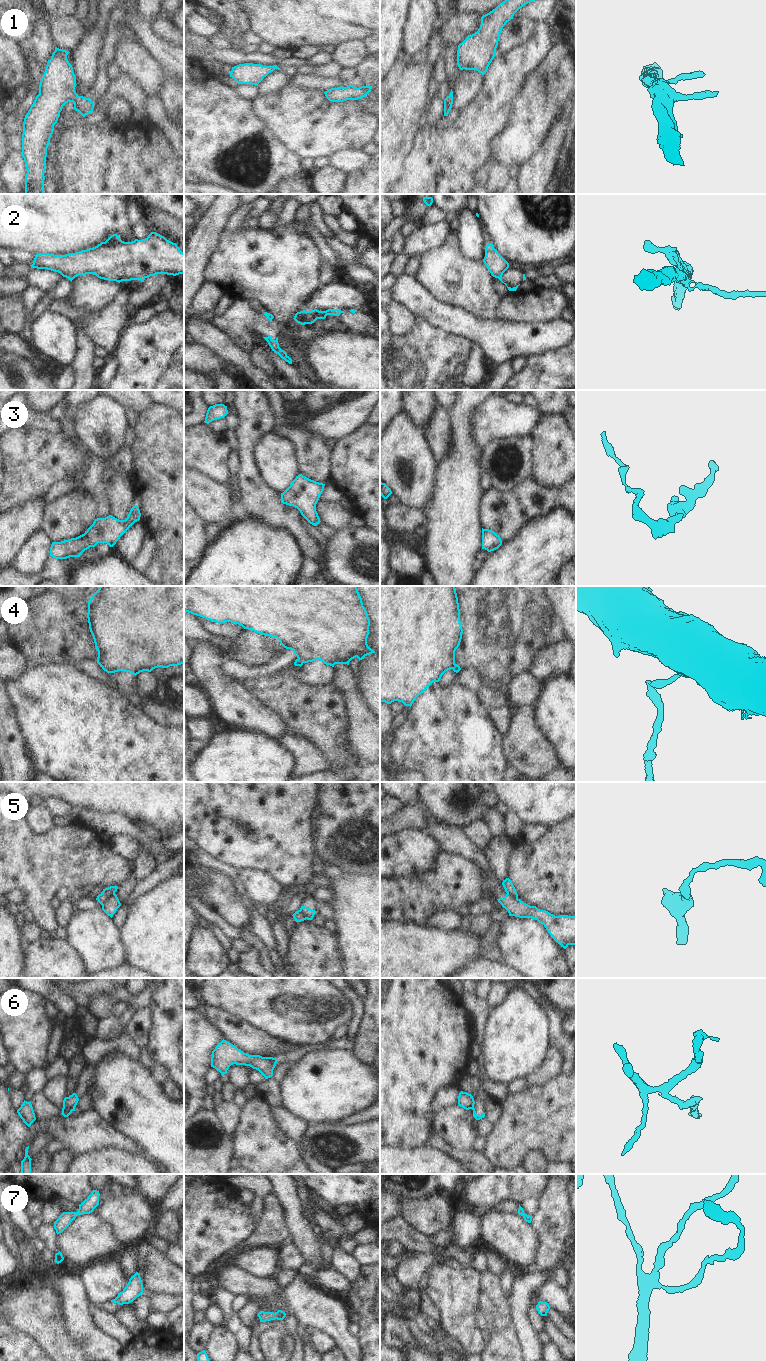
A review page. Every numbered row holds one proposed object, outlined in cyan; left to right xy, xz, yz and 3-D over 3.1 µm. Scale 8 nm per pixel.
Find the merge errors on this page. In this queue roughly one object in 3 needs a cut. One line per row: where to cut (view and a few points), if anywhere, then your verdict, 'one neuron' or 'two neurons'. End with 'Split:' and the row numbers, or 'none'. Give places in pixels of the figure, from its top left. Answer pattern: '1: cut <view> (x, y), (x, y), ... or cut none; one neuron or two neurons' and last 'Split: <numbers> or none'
1: cut none; one neuron
2: cut yz (501, 275), (498, 278); two neurons
3: cut none; one neuron
4: cut none; one neuron
5: cut xy (114, 893), (101, 904); two neurons
6: cut xy (63, 1106), (72, 1110); two neurons
7: cut none; one neuron
Split: 2, 5, 6

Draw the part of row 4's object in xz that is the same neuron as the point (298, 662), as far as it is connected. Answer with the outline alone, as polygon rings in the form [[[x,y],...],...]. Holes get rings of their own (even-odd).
[[[184,586],[184,612],[222,624],[231,622],[244,629],[277,638],[297,656],[295,666],[316,660],[334,667],[375,653],[368,644],[370,619],[356,586]]]

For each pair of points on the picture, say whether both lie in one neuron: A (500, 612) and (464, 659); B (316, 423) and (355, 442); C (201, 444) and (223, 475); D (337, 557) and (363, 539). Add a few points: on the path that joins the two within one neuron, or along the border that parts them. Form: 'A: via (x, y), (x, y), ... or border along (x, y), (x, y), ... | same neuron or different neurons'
A: via (499, 624), (476, 647) | same neuron
B: border along (363, 423), (348, 434), (336, 439) | different neurons
C: via (206, 452), (215, 467) | same neuron
D: via (343, 557), (357, 543) | same neuron

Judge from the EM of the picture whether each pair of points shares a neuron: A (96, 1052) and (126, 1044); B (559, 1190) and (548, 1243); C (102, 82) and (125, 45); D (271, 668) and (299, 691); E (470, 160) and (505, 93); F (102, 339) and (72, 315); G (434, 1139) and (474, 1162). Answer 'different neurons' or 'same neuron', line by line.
A: same neuron
B: same neuron
C: different neurons
D: different neurons
E: same neuron
F: same neuron
G: same neuron

